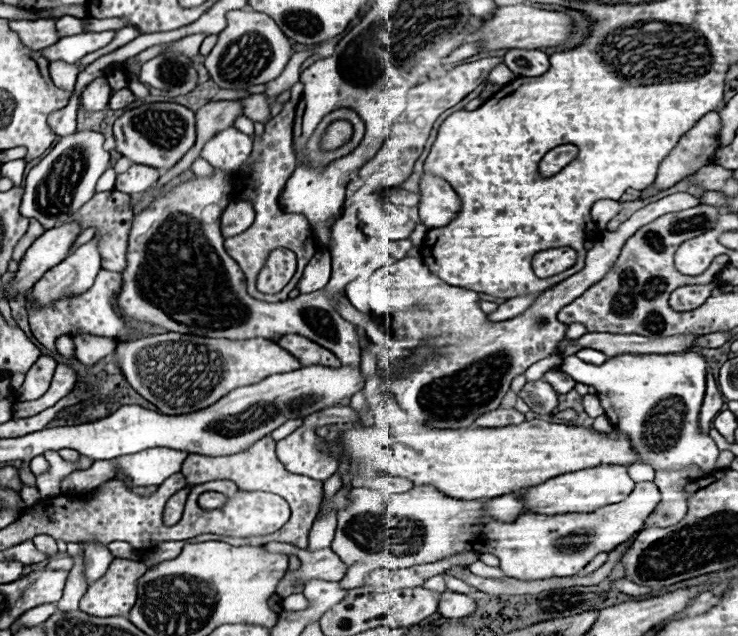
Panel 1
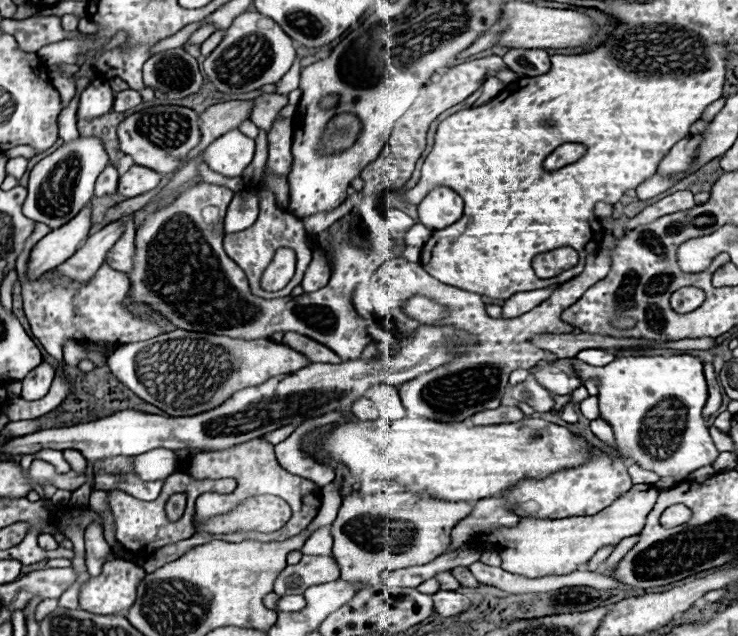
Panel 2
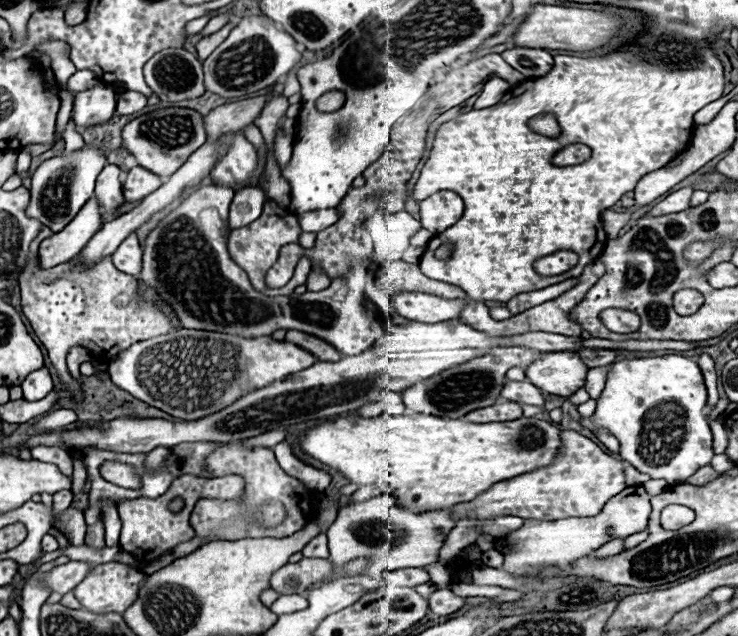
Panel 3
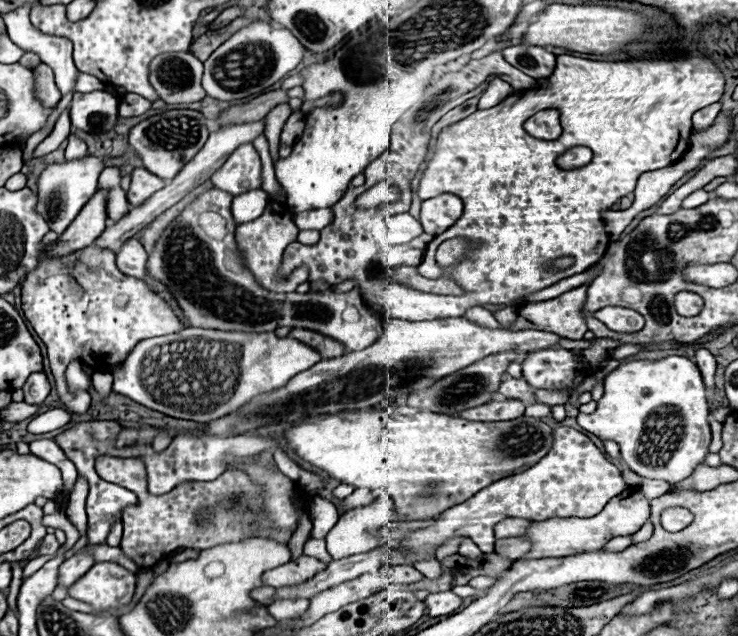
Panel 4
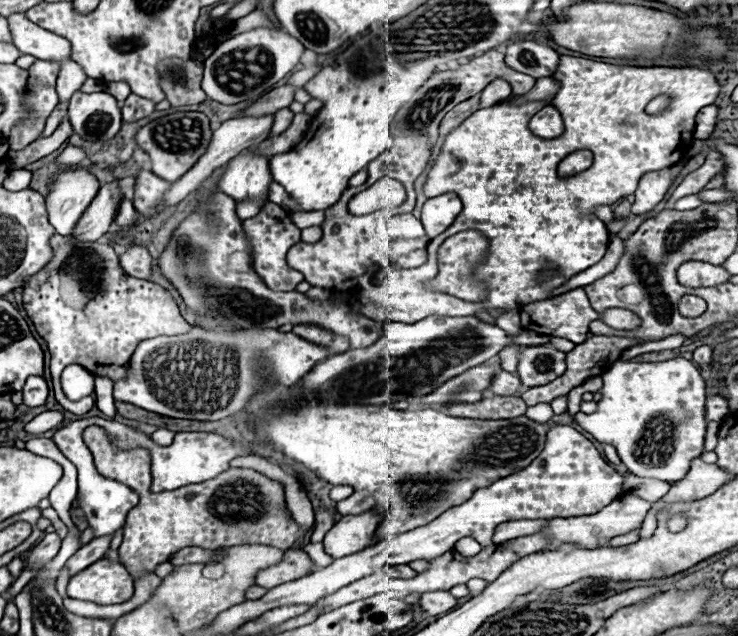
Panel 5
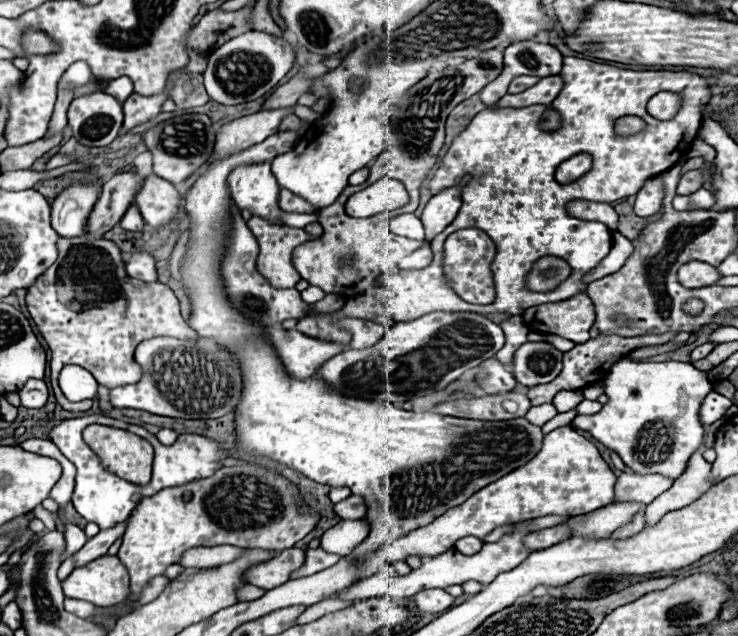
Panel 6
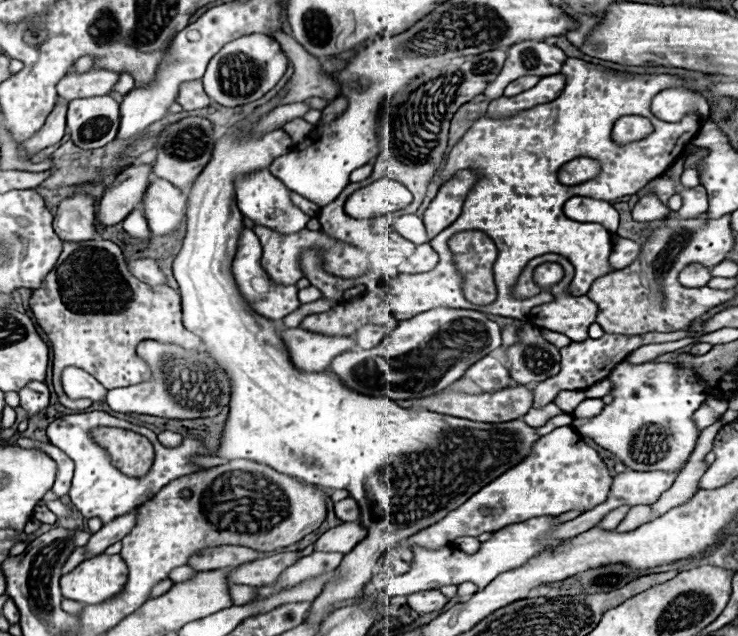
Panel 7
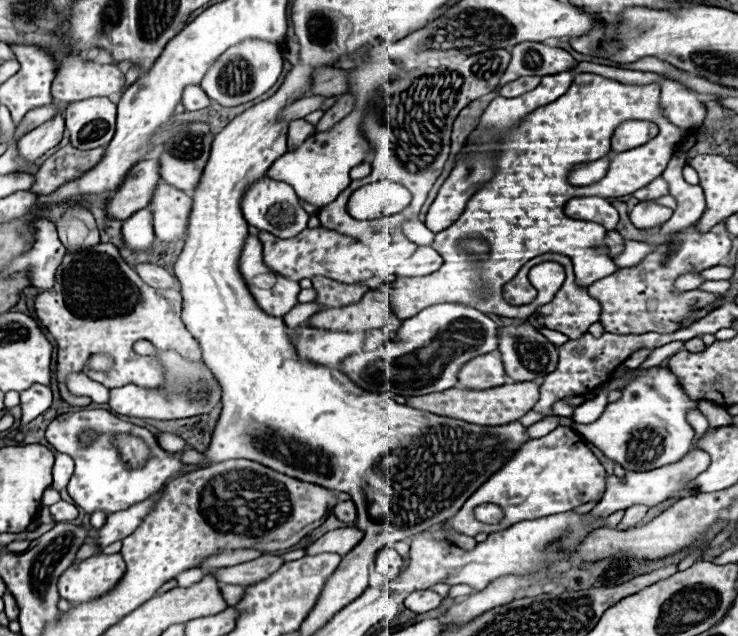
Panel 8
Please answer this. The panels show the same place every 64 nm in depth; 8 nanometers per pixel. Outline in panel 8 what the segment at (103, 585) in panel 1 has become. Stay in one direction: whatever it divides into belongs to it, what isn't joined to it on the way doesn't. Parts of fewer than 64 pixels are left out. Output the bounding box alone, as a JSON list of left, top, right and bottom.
[58,554,126,602]

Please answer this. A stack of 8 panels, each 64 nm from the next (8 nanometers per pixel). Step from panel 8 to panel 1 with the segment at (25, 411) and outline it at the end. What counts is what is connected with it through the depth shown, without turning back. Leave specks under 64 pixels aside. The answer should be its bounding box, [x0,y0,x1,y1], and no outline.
[18,356,56,402]

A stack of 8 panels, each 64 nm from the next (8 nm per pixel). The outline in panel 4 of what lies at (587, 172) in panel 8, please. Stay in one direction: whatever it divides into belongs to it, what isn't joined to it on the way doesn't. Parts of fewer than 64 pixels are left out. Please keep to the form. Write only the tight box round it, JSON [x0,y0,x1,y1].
[558,146,592,170]

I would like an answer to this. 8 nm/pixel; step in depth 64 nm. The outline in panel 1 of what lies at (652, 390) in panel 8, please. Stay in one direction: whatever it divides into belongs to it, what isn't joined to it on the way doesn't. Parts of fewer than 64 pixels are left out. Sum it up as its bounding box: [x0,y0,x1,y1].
[562,352,718,470]

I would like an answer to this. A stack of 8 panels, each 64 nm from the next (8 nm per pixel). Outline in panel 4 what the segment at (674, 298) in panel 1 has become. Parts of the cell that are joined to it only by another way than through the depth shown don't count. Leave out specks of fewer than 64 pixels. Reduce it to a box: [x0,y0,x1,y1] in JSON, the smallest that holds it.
[674,292,704,316]

